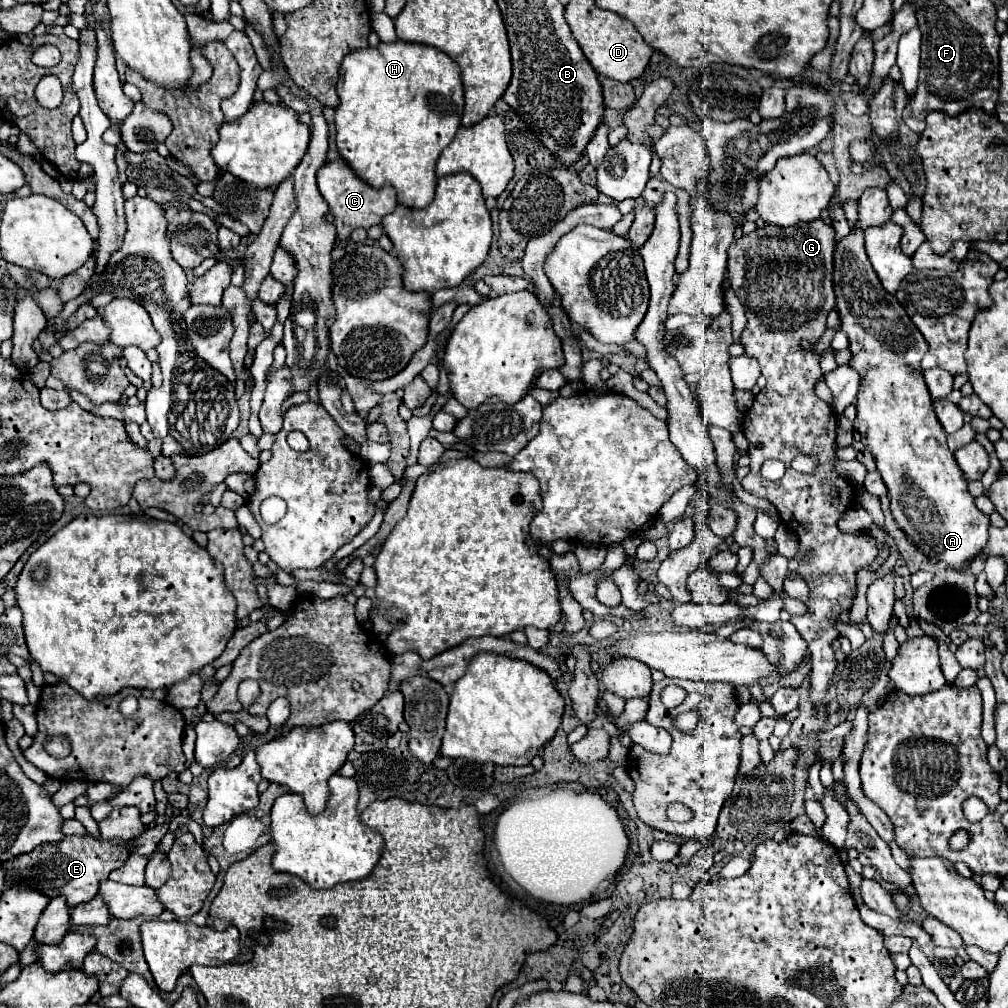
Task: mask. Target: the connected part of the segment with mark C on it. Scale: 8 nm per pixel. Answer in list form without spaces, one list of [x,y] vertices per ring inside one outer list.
[[[343,158],[321,166],[321,170],[317,172],[317,186],[323,198],[329,202],[329,210],[335,216],[333,224],[341,240],[347,240],[355,228],[371,228],[375,224],[381,224],[381,218],[397,206],[397,192],[391,186],[381,186],[381,188],[369,186],[351,170],[351,166]]]

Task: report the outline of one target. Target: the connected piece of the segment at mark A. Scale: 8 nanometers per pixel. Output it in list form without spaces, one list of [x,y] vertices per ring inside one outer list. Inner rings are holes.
[[[851,232],[851,236],[835,246],[833,284],[837,294],[837,310],[841,316],[841,330],[847,332],[849,348],[853,352],[849,366],[853,366],[861,376],[855,426],[861,434],[861,442],[873,454],[885,486],[889,488],[891,514],[899,530],[909,536],[915,546],[929,558],[945,562],[951,570],[963,570],[965,564],[979,556],[985,548],[985,542],[989,540],[987,528],[991,522],[989,516],[975,506],[975,498],[967,490],[967,480],[947,446],[945,430],[941,430],[941,424],[933,414],[933,400],[921,372],[921,358],[927,352],[927,342],[909,320],[905,308],[897,302],[897,298],[883,290],[863,246],[859,246],[859,250],[851,246],[853,240],[855,232]]]

